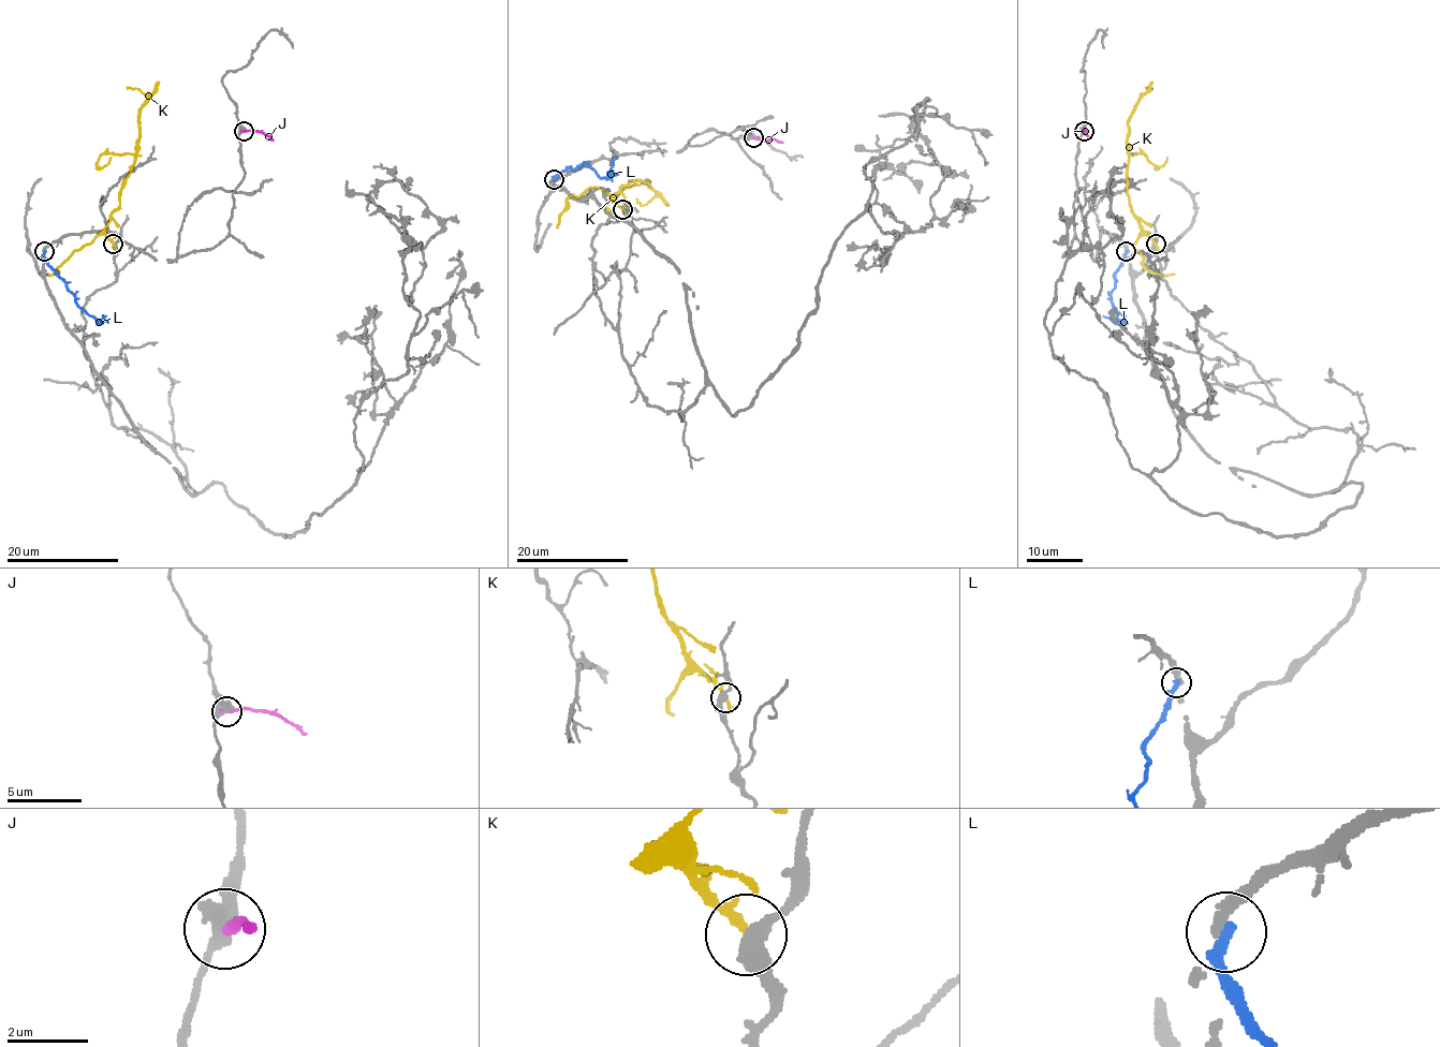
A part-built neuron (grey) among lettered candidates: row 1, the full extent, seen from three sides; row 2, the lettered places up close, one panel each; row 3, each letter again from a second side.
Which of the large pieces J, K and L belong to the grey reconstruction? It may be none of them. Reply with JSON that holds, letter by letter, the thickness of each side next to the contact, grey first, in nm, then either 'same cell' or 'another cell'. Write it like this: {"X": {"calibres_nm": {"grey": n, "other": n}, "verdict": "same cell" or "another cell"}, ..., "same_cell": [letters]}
{"J": {"calibres_nm": {"grey": 440, "other": 280}, "verdict": "another cell"}, "K": {"calibres_nm": {"grey": 360, "other": 340}, "verdict": "another cell"}, "L": {"calibres_nm": {"grey": 260, "other": 360}, "verdict": "another cell"}, "same_cell": []}

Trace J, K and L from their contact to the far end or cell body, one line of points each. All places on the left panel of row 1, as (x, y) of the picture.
J: (244, 131), (262, 131), (273, 139)
K: (114, 244), (105, 227), (119, 205), (121, 181), (135, 153), (138, 111), (147, 98), (135, 88), (126, 87)
L: (45, 251), (46, 263), (64, 281), (74, 300), (101, 323), (106, 315)

